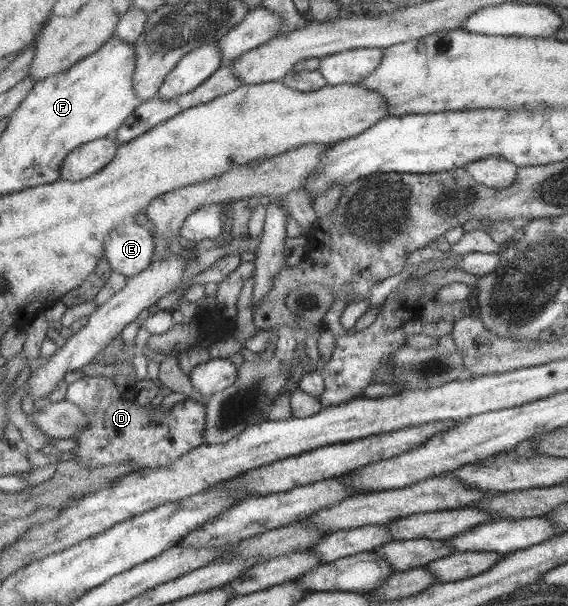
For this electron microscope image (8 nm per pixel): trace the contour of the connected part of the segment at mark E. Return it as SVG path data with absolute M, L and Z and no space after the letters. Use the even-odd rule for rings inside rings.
M131 220L115 227L107 237L104 259L108 261L110 271L126 278L149 267L155 257L152 234Z

